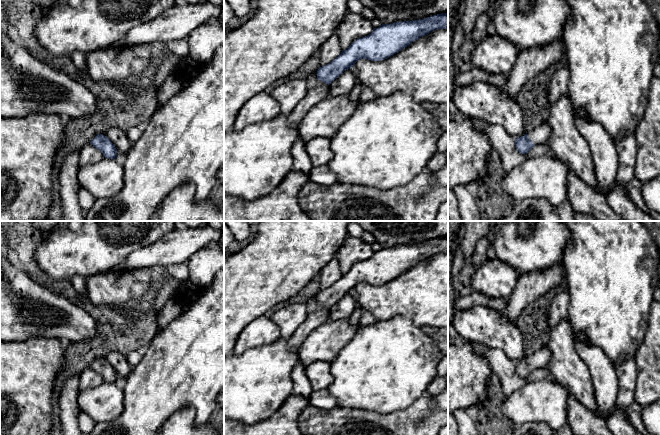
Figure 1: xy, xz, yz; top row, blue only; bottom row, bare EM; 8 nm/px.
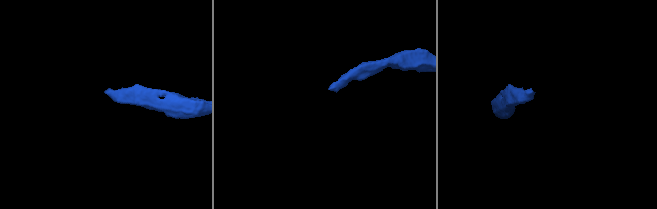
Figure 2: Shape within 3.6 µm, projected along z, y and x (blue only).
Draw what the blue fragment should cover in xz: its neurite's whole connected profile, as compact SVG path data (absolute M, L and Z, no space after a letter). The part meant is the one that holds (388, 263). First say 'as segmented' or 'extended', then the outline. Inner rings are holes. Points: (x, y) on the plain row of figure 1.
as segmented; M448 236L425 243L382 248L365 261L358 262L329 288L317 294L317 302L330 309L360 283L385 284L420 261L437 253L448 253Z

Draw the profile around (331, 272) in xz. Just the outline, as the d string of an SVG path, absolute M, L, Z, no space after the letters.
M334 256L321 270L319 275L319 292L332 286L342 276L339 261Z

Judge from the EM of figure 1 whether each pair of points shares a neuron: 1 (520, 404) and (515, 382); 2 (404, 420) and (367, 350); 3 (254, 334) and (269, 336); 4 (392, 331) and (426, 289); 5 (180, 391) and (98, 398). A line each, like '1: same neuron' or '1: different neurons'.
1: different neurons
2: different neurons
3: same neuron
4: different neurons
5: different neurons

